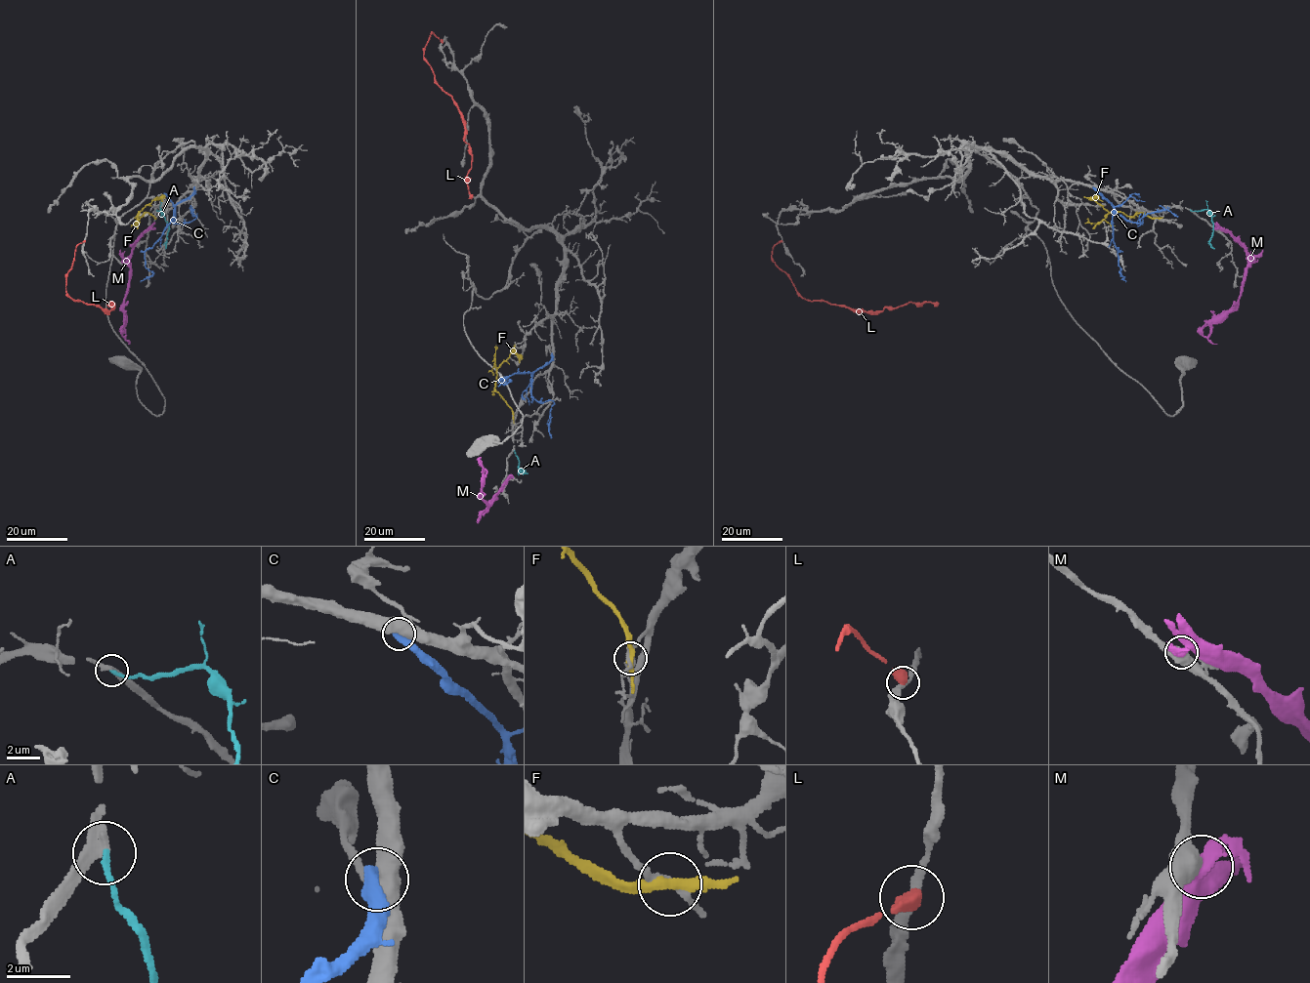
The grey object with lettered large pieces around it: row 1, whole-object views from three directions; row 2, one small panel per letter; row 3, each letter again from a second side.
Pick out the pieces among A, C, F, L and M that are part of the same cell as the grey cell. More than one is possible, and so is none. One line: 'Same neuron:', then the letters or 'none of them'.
Same neuron: A

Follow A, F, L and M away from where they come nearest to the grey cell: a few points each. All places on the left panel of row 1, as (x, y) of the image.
A: (157, 210), (161, 210), (168, 225), (165, 249)
F: (155, 218), (149, 213), (137, 216), (155, 199), (161, 201)
L: (84, 241), (75, 247), (65, 292), (74, 301), (98, 306), (105, 311), (114, 307), (108, 303), (113, 304)
M: (150, 228), (132, 245), (129, 260), (129, 281), (123, 309), (128, 344)

